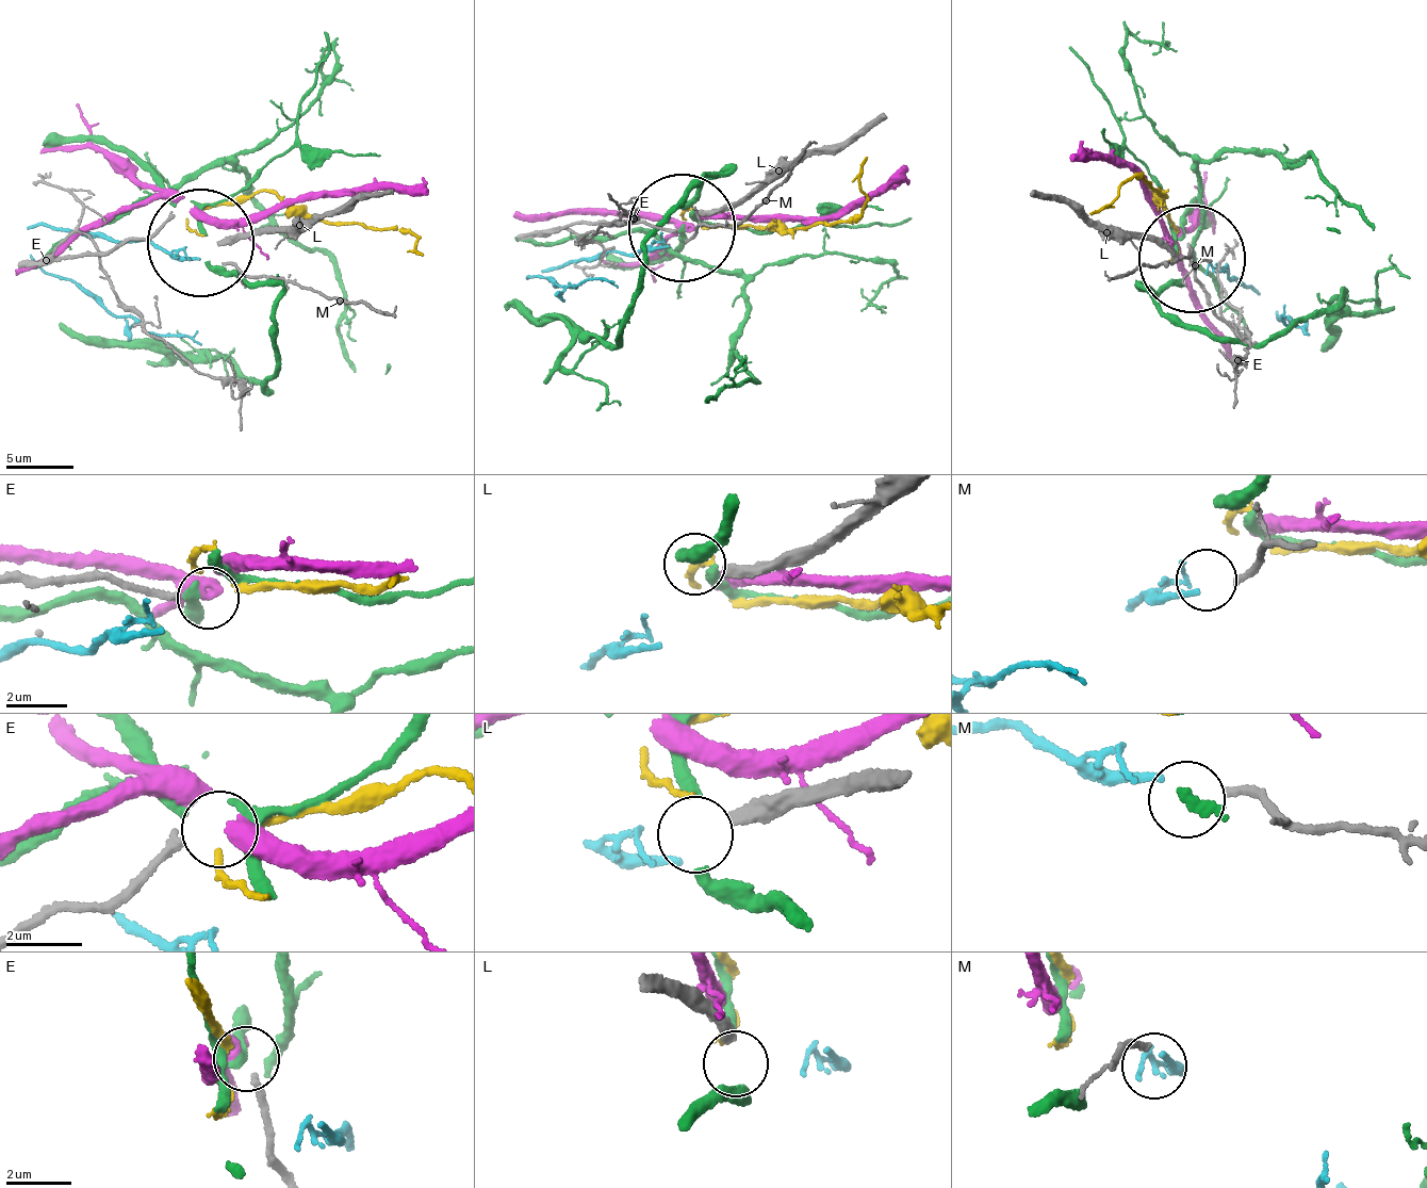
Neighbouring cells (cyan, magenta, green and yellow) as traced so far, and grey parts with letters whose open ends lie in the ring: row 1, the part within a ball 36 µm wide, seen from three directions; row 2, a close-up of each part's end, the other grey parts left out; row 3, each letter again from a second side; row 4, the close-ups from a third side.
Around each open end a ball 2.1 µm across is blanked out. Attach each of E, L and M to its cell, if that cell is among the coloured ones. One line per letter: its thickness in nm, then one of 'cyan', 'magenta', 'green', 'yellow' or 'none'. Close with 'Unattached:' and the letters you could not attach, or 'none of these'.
E: 240 nm | yellow
L: 380 nm | none
M: 200 nm | cyan
Unattached: L

